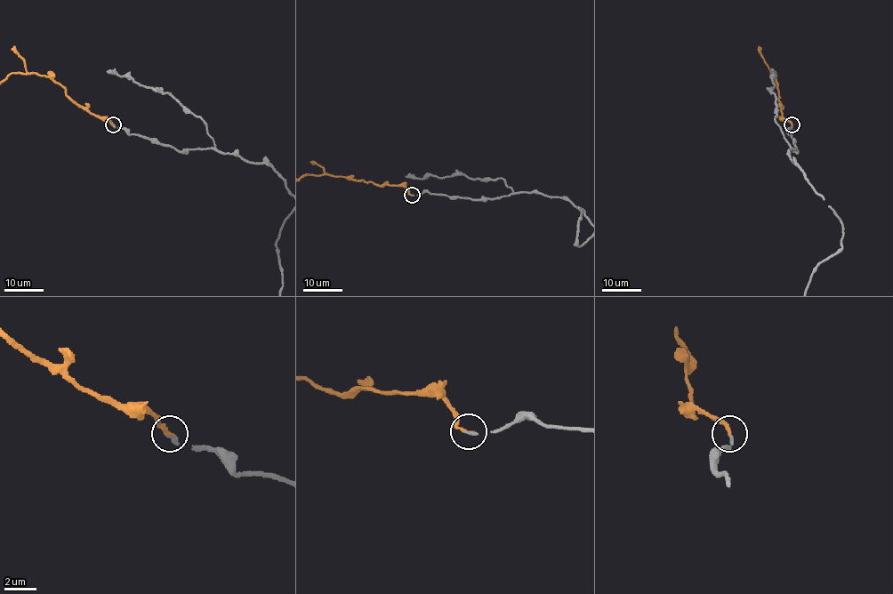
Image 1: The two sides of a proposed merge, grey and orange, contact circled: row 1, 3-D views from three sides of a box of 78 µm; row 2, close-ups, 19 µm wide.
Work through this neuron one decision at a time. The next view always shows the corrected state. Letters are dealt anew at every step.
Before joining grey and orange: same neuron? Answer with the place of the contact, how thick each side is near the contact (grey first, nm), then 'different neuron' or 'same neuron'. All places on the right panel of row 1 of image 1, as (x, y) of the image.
place (792, 124); calibres 180 and 200 nm; same neuron

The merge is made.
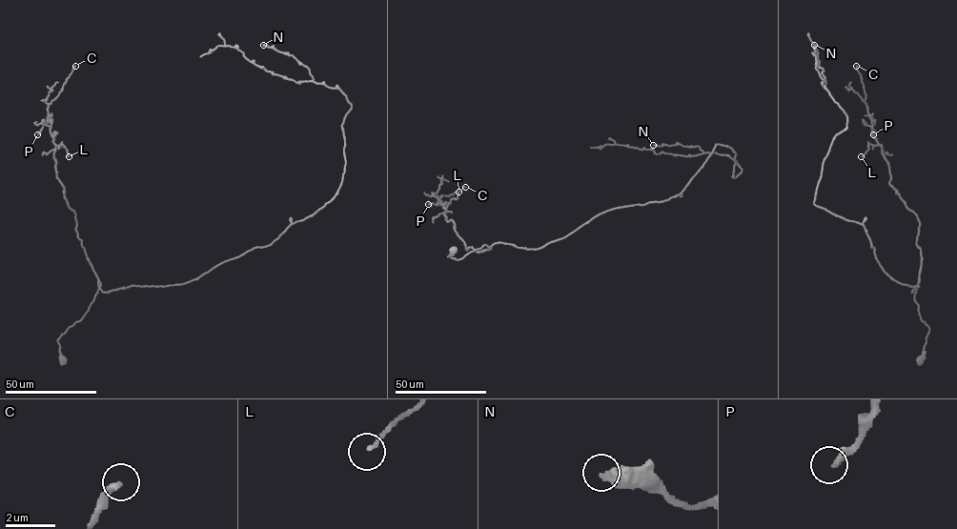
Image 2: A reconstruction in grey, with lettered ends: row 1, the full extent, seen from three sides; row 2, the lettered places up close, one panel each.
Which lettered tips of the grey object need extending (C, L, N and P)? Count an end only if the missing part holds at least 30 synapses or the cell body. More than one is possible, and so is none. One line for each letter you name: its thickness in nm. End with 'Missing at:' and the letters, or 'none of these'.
N: calibre 360 nm
Missing at: N

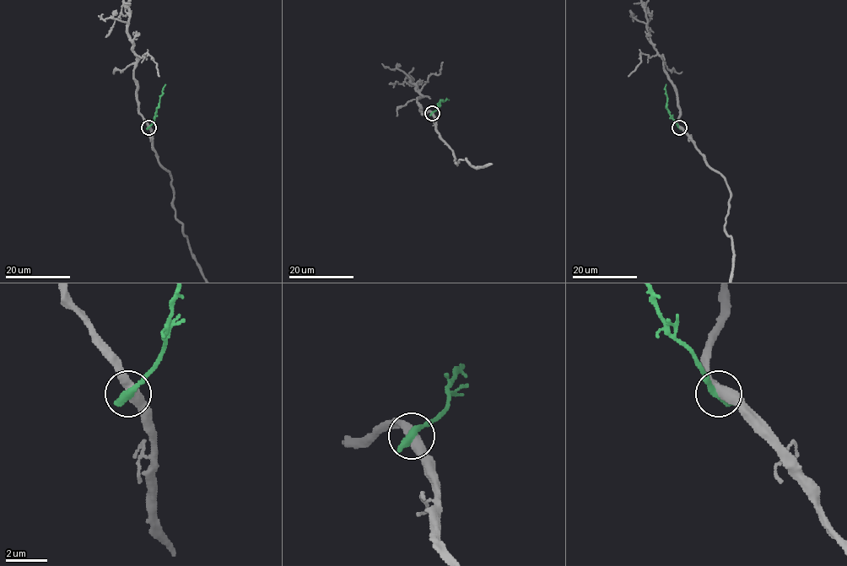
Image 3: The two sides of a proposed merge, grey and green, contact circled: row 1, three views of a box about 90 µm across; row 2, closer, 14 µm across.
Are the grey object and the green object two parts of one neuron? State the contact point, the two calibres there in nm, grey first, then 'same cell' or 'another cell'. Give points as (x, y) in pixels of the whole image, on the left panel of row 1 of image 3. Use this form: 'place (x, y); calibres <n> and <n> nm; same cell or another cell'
place (148, 127); calibres 420 and 480 nm; another cell

